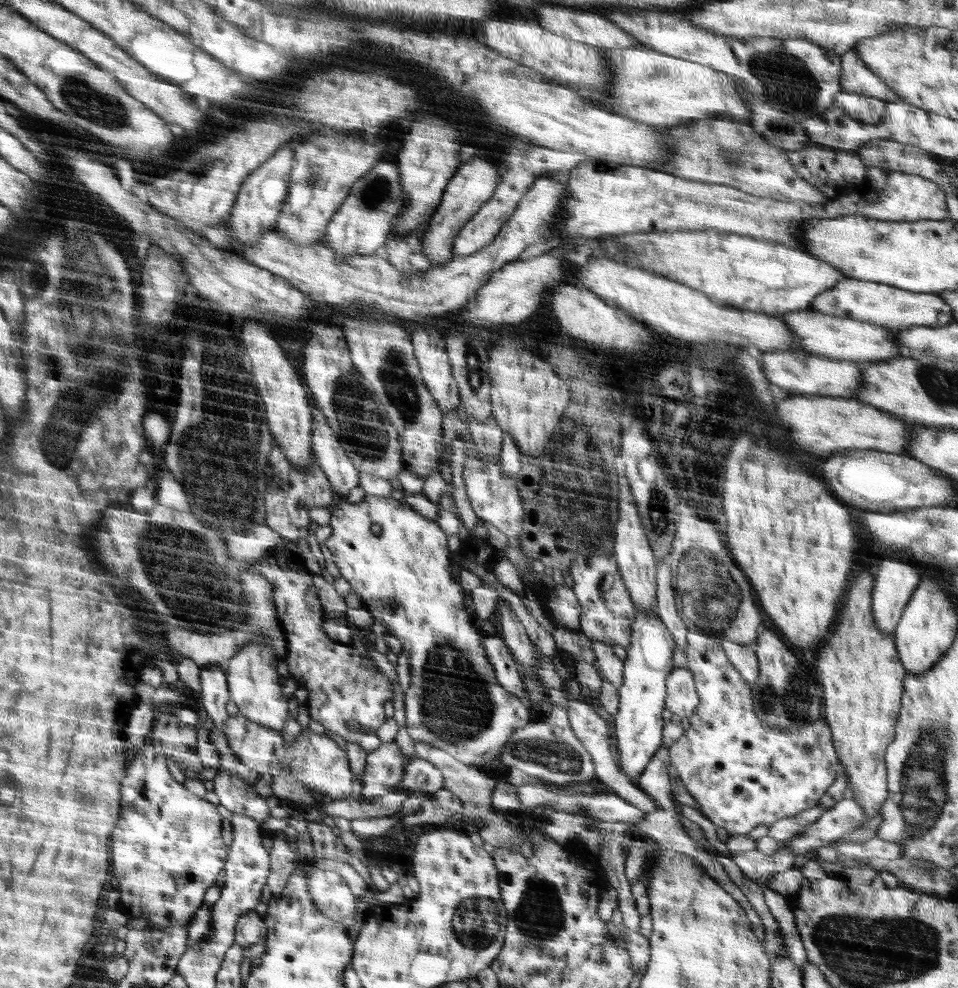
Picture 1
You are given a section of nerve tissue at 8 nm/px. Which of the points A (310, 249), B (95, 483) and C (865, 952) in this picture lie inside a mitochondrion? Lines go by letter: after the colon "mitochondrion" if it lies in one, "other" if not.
A: other
B: other
C: mitochondrion

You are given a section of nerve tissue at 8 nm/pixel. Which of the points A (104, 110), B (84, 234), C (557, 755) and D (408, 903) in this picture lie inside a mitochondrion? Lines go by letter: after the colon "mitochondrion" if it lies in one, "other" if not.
A: mitochondrion
B: other
C: mitochondrion
D: other

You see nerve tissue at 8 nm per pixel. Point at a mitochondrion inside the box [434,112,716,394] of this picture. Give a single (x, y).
(473, 370)

